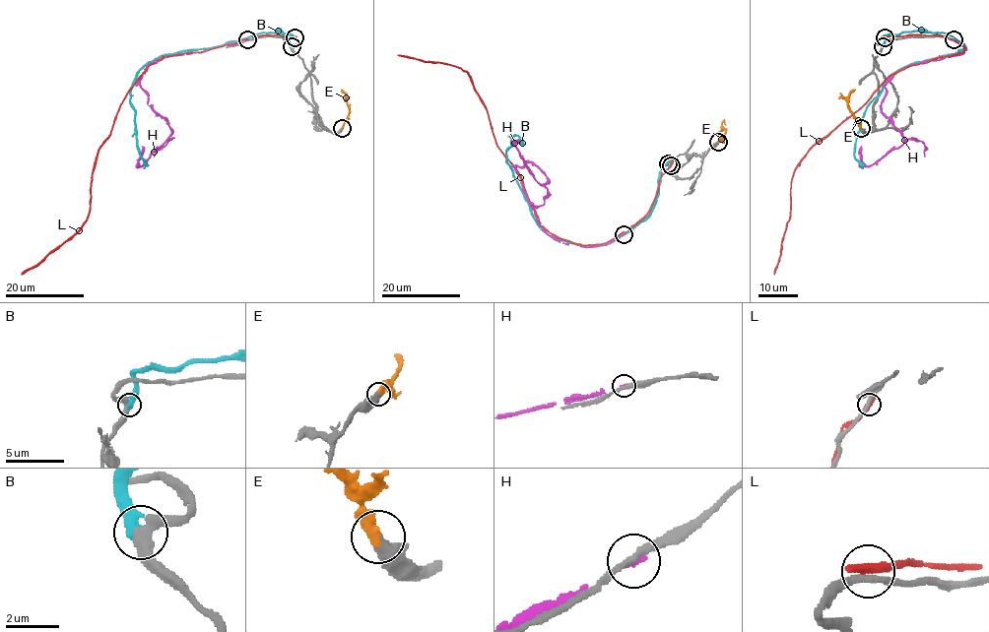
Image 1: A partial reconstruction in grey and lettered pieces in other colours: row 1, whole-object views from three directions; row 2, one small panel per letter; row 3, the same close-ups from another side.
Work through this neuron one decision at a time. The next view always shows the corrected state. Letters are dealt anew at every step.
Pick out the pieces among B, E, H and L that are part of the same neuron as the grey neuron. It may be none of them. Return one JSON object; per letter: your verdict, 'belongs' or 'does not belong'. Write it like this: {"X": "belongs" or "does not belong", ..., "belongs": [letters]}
{"B": "does not belong", "E": "belongs", "H": "does not belong", "L": "does not belong", "belongs": ["E"]}

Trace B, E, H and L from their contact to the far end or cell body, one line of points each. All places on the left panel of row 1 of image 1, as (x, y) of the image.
B: (292, 46), (291, 34), (265, 31), (160, 56), (147, 63), (132, 85), (130, 103), (135, 110), (143, 168)
E: (342, 127), (349, 107), (347, 95), (341, 89)
H: (247, 39), (164, 56), (145, 68), (140, 84), (149, 105), (171, 130), (142, 165), (142, 146)
L: (295, 36), (253, 35), (151, 64), (122, 101), (98, 151), (87, 221), (22, 274)

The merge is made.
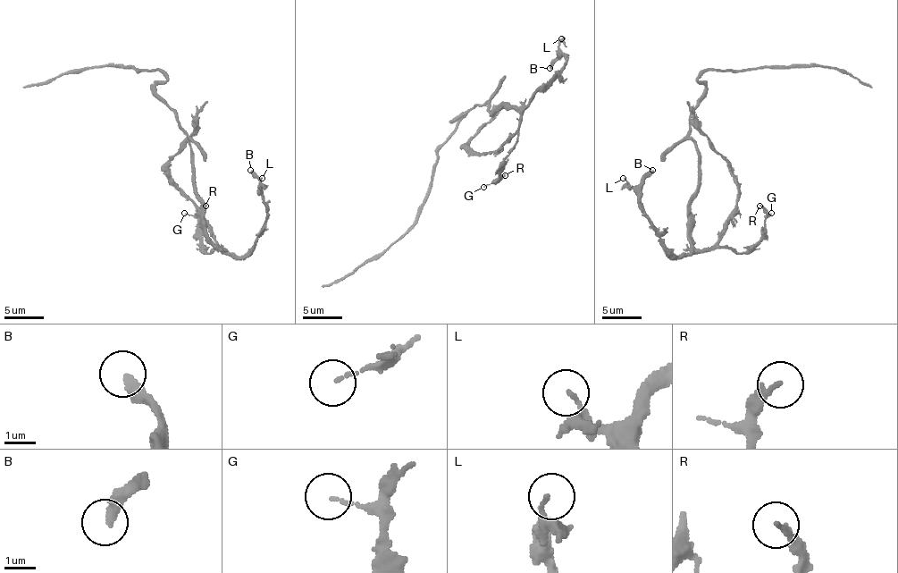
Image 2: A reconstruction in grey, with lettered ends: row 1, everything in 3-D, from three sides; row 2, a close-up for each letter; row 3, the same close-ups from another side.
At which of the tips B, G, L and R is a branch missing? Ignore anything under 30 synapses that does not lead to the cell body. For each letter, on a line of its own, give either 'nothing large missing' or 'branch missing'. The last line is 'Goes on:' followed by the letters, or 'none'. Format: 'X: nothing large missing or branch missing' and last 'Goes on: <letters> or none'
B: branch missing
G: nothing large missing
L: nothing large missing
R: nothing large missing
Goes on: B

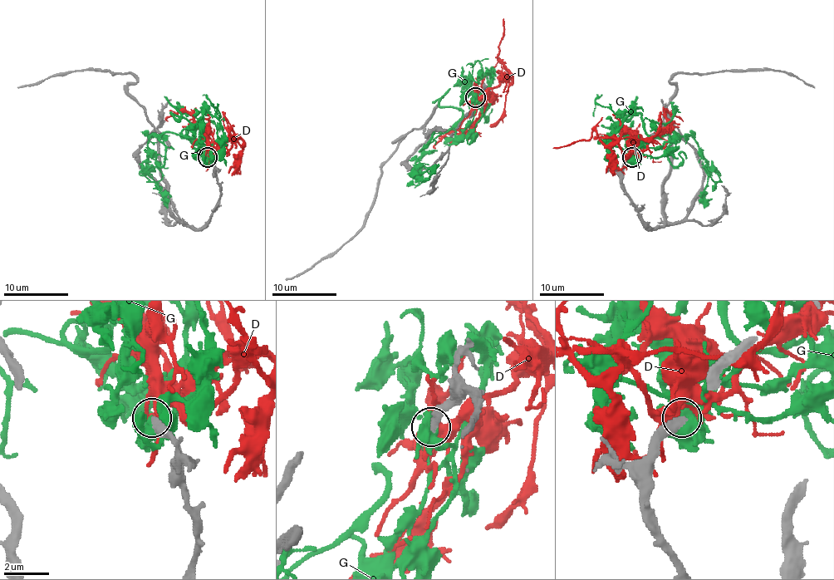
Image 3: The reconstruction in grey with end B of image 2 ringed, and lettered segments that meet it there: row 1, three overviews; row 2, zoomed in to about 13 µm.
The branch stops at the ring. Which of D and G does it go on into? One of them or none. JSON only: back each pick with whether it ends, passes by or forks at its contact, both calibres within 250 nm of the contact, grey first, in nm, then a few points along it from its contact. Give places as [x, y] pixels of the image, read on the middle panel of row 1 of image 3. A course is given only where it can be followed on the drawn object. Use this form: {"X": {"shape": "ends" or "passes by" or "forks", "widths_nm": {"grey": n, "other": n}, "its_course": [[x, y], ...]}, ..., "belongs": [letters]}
{"belongs": []}

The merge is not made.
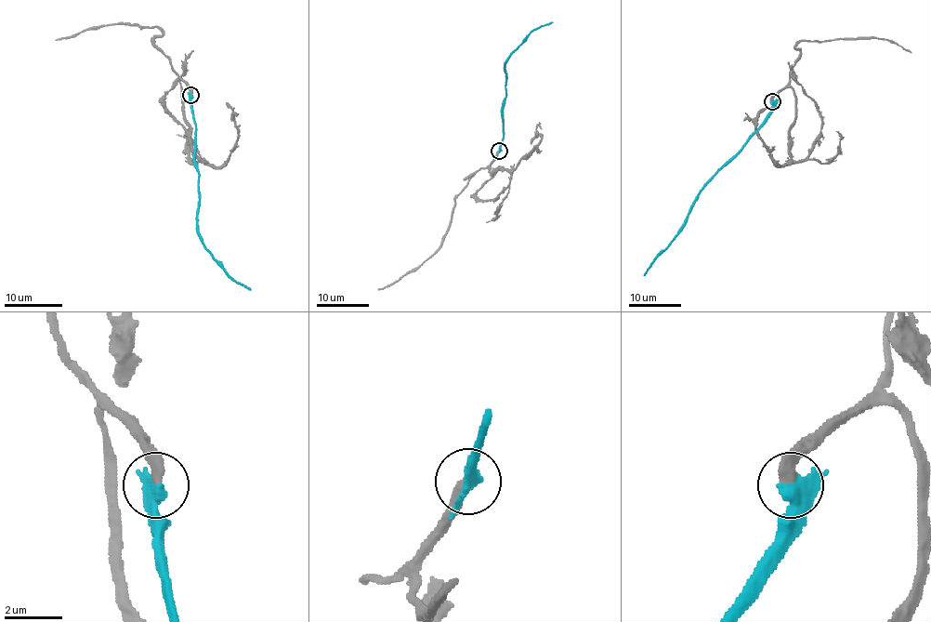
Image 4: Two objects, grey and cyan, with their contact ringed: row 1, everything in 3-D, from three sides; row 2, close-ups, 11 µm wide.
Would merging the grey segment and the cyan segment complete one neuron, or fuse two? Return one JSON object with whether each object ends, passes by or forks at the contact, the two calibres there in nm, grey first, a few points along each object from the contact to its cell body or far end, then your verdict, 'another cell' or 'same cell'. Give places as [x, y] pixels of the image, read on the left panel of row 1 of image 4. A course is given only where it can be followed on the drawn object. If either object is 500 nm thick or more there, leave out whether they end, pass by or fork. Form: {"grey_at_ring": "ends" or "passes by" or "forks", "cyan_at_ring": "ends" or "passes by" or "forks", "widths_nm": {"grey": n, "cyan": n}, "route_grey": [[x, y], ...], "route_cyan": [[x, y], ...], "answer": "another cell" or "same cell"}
{"grey_at_ring": "ends", "cyan_at_ring": "passes by", "widths_nm": {"grey": 400, "cyan": 360}, "route_grey": [[190, 95], [182, 78], [190, 151], [203, 162], [193, 140], [165, 106], [165, 93], [193, 51]], "route_cyan": [[190, 95], [195, 124], [198, 233], [211, 257], [230, 276], [251, 289]], "answer": "same cell"}

